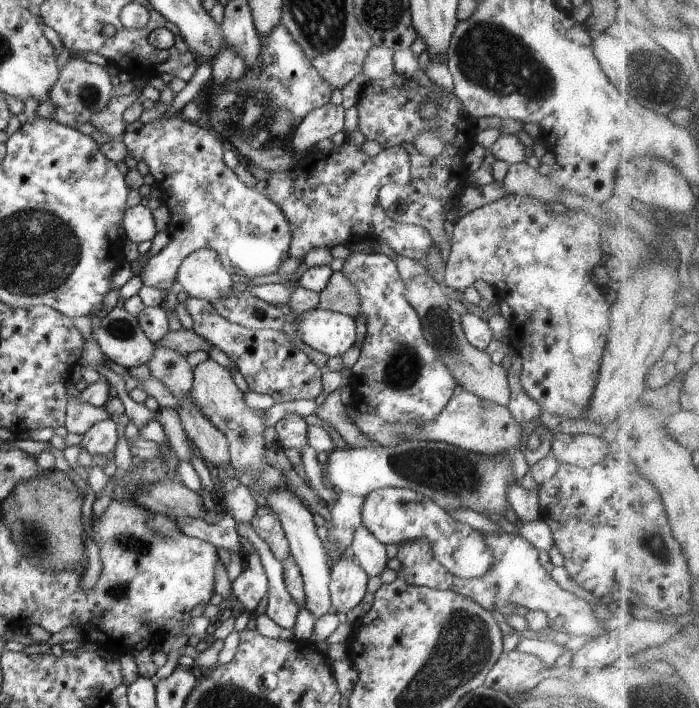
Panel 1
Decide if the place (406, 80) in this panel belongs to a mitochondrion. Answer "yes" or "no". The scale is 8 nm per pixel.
no

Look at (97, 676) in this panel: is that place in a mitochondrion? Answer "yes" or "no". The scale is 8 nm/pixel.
no

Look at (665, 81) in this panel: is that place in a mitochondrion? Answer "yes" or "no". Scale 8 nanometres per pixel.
yes

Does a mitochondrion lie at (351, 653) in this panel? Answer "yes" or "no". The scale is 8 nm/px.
no

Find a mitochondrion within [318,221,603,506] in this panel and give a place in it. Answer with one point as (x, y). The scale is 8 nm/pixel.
(448, 473)

